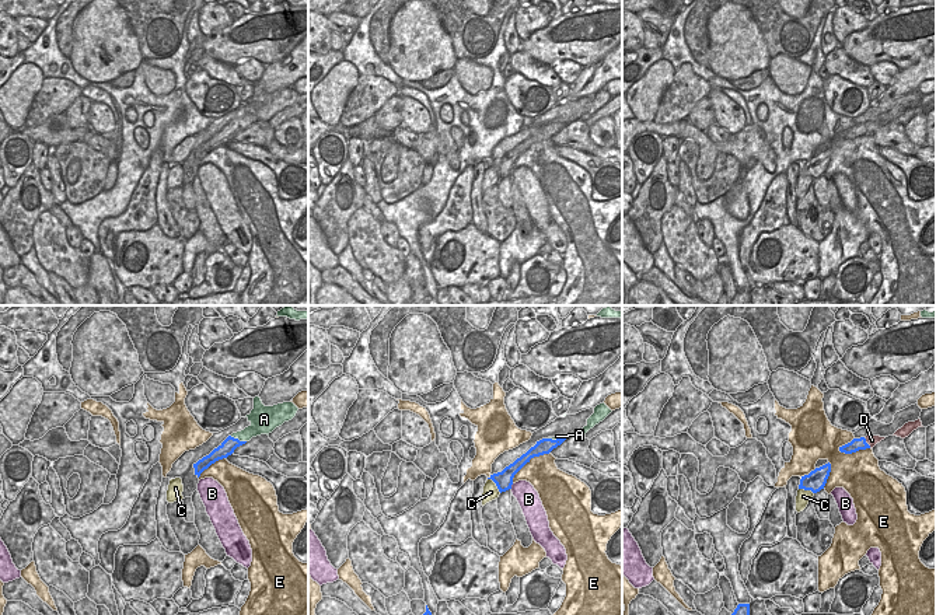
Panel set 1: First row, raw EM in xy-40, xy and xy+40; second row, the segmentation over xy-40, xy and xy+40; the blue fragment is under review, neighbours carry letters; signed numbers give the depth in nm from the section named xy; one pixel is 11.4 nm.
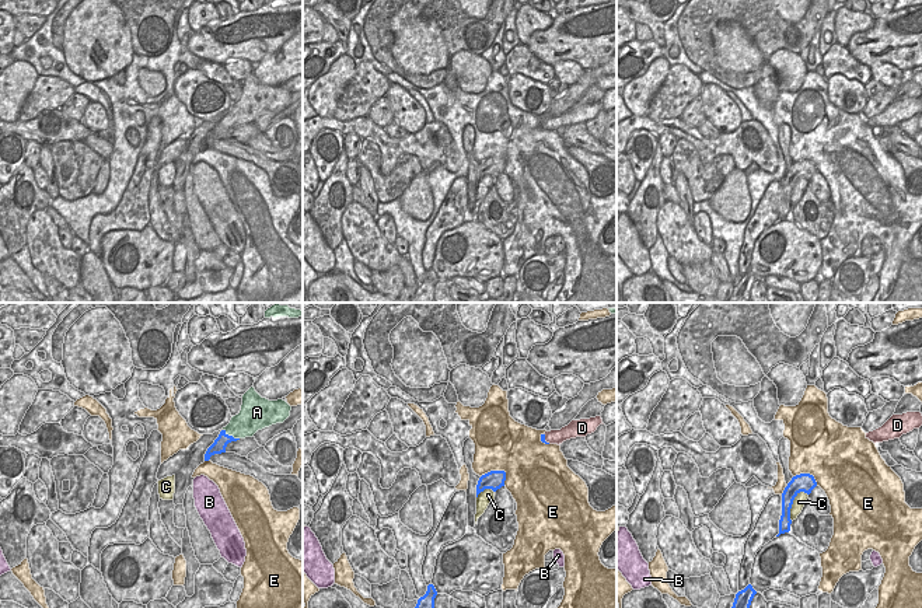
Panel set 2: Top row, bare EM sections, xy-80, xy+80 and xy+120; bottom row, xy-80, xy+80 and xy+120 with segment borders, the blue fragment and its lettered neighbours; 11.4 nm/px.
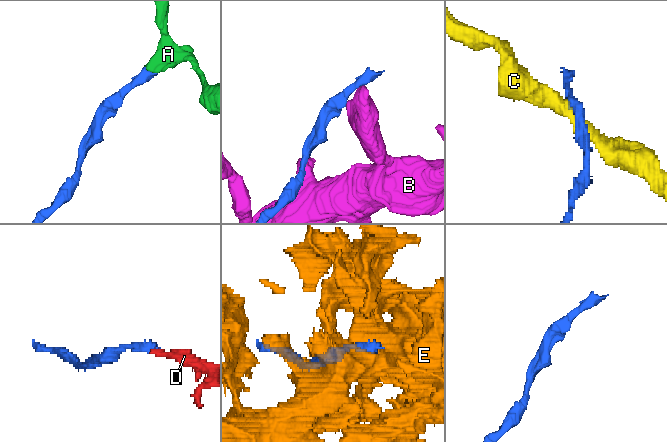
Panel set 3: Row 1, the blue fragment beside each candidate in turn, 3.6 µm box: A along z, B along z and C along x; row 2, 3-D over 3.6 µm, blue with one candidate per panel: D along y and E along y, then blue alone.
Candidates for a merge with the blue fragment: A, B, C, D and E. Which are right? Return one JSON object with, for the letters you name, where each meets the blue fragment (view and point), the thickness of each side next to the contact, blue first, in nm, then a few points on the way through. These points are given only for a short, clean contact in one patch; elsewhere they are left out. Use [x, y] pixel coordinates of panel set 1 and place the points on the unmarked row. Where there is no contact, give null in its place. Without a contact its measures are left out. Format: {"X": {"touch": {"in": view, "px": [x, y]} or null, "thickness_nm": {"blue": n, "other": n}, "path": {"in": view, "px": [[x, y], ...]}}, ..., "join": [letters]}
{"D": {"touch": {"in": "xy+40", "px": [866, 129]}, "thickness_nm": {"blue": 140, "other": 130}, "path": {"in": "xy+40", "px": [[856, 130], [866, 129], [872, 126]]}}, "join": ["D"]}

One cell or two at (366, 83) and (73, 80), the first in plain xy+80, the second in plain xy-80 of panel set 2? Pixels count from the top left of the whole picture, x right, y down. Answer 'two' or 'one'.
two

